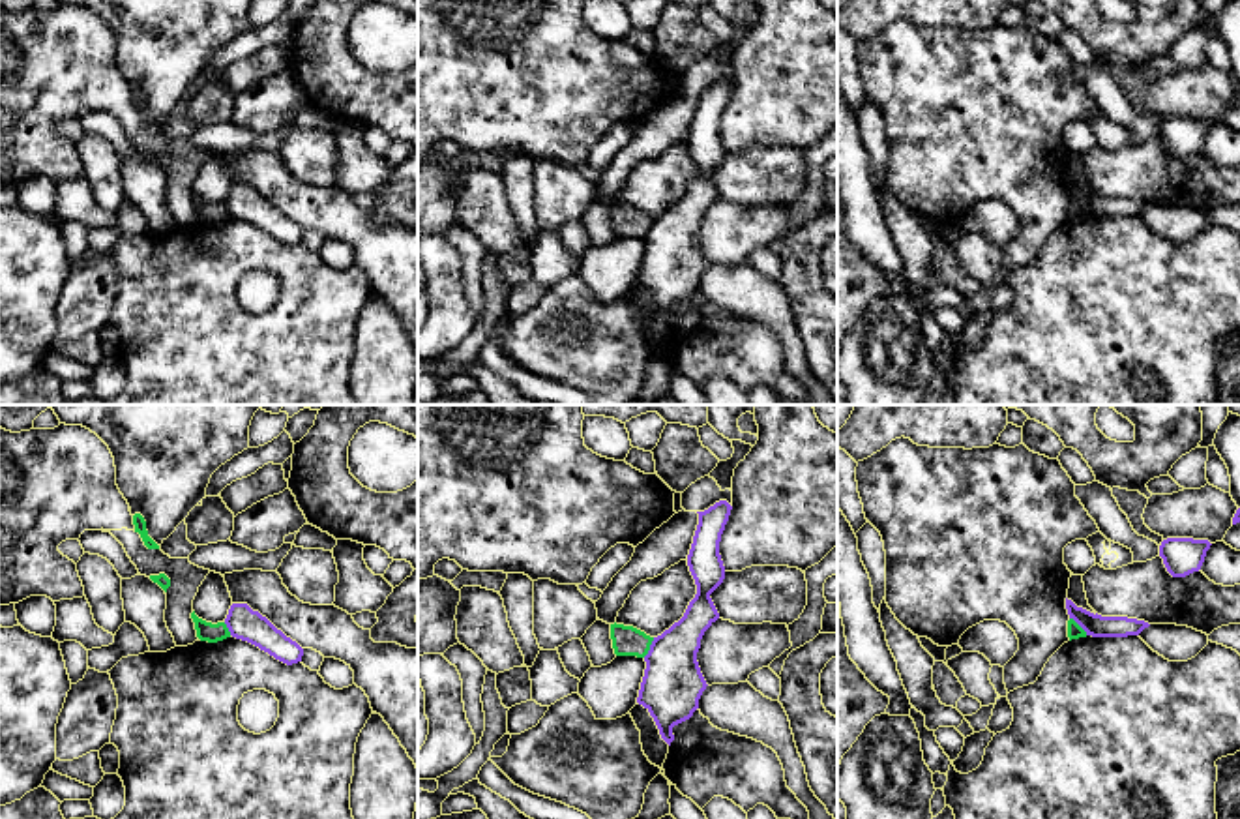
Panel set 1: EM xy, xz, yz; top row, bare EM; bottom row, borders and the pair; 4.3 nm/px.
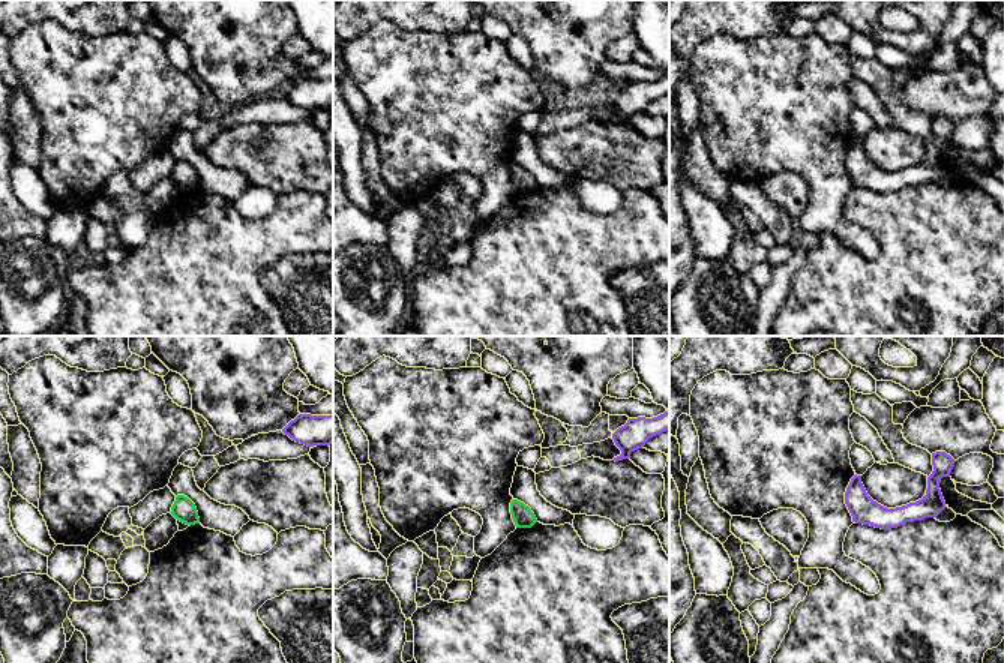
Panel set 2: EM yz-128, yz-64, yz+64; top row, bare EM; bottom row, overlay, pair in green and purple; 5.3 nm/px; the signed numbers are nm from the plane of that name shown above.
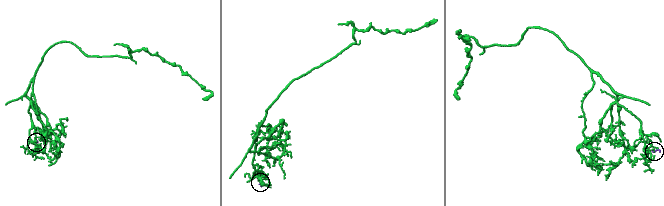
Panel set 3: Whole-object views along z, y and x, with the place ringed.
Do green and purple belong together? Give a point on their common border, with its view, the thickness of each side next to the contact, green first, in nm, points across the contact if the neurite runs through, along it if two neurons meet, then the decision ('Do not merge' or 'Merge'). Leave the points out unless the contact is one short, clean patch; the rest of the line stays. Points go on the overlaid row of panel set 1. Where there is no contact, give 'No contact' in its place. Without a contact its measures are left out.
Touches green at xz (649, 647). Thickness 130 nm (green) against 260 nm. Boundary: xz (654, 638), (643, 656). Do not merge

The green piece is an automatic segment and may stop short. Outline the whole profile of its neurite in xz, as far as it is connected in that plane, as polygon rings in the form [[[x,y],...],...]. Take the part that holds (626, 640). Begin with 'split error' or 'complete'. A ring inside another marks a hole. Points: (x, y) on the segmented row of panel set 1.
complete; [[[616,622],[611,624],[611,639],[616,656],[637,656],[637,658],[644,658],[654,641],[654,637],[646,635],[644,632]]]

